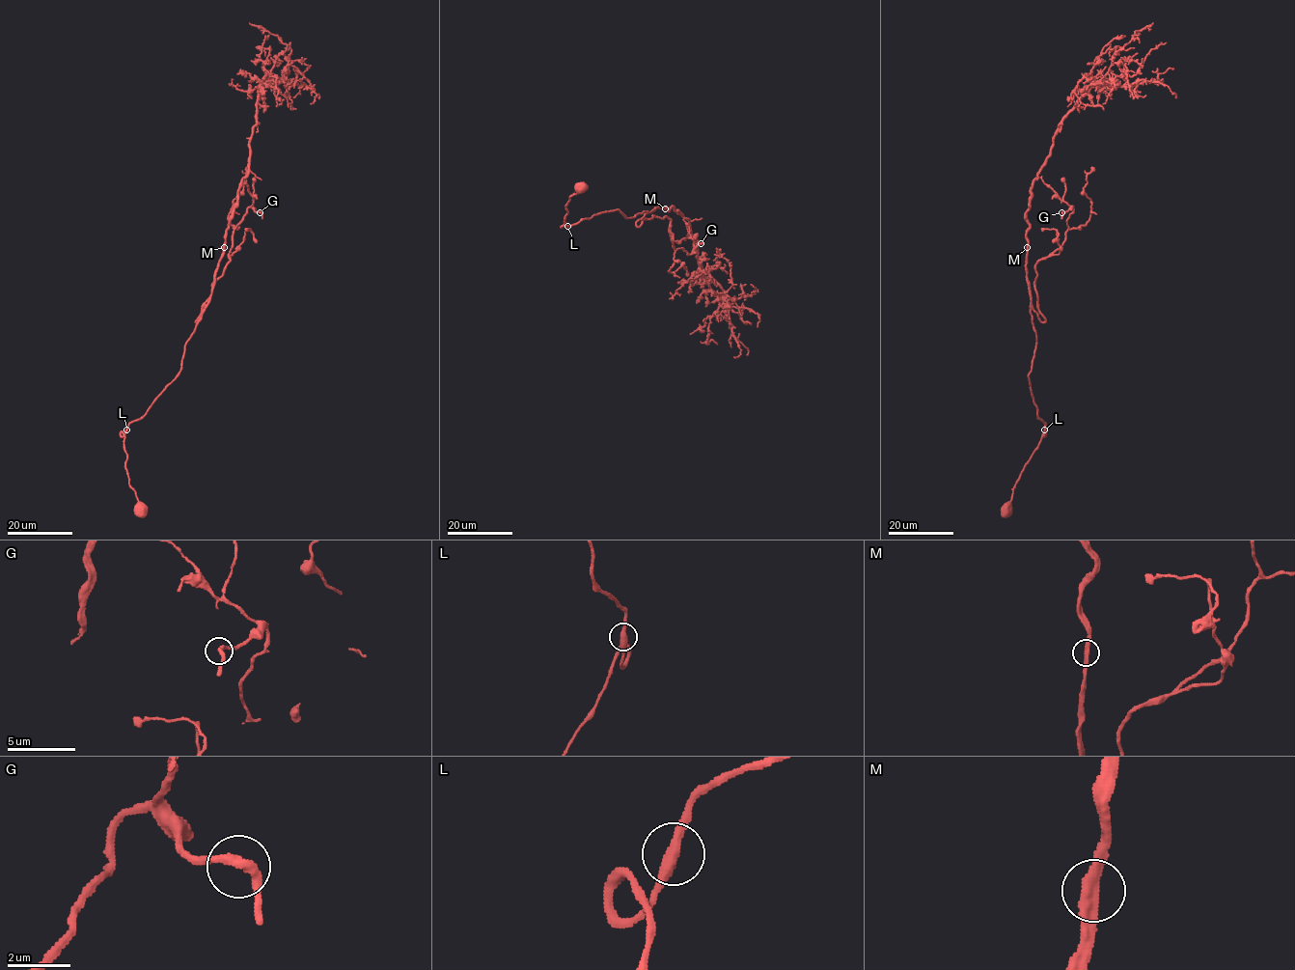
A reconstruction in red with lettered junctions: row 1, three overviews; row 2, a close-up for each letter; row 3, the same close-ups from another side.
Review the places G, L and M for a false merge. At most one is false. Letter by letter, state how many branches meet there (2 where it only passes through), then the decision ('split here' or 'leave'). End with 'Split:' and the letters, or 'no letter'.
G: 2 | leave
L: 2 | leave
M: 2 | leave
Split: no letter

